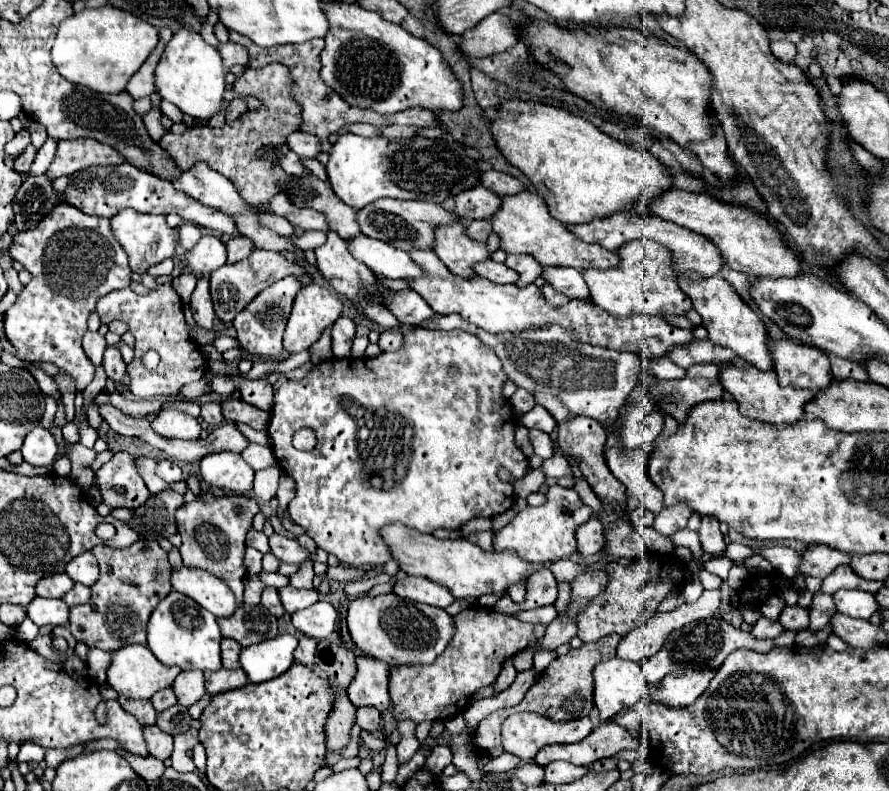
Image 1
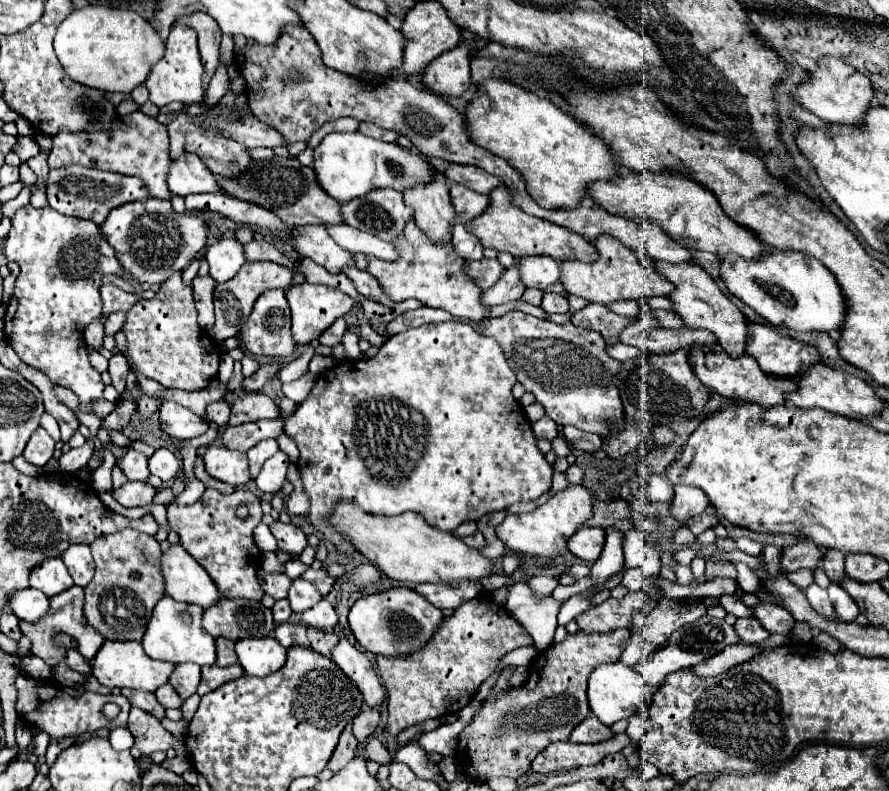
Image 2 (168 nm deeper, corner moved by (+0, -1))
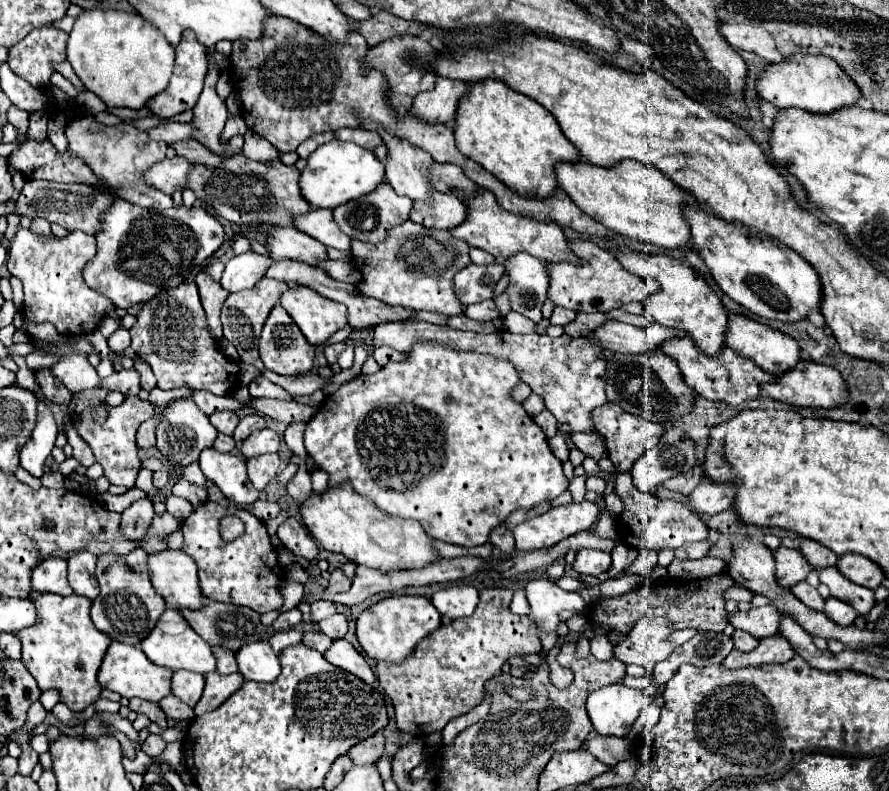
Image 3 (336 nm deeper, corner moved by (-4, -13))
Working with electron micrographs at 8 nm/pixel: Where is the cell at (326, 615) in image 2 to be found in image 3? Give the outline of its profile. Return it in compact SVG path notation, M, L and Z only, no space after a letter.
M336 613L336 615L320 621L318 627L320 627L320 631L326 633L330 639L340 639L340 637L344 637L344 635L348 633L348 619L346 619L346 615Z

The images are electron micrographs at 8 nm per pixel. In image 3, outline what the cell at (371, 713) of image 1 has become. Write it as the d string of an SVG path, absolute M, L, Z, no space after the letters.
M376 733L374 737L368 737L366 741L358 743L348 751L348 757L354 761L354 765L366 765L376 763L384 755L384 735Z

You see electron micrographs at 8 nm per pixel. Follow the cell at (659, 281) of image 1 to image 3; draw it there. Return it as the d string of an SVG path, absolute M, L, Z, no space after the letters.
M574 239L568 243L570 243L570 249L580 257L580 263L576 265L574 263L546 263L546 271L550 275L548 299L556 307L584 311L584 313L596 313L596 311L606 313L610 309L622 307L622 303L644 301L648 295L660 289L656 281L642 279L628 273L612 253L598 247L596 243L582 241L582 239Z

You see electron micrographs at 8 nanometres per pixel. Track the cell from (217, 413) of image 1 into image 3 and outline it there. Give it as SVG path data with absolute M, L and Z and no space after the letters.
M218 411L210 415L210 423L224 435L232 435L238 425L238 415L234 411Z

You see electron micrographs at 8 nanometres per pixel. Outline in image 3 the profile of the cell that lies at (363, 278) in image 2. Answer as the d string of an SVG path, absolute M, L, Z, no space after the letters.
M326 259L324 263L316 263L316 267L320 267L324 273L334 277L336 281L346 281L346 283L352 283L352 285L358 285L358 281L362 277L360 271L350 265L350 261L332 261L332 259Z

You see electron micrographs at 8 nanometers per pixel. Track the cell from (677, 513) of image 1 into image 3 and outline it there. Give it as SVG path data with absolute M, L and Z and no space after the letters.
M704 481L688 497L690 497L694 511L704 513L704 515L716 515L732 507L732 495L736 495L734 483Z

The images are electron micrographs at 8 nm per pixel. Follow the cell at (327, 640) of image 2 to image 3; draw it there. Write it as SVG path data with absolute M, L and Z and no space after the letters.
M308 631L308 633L304 633L302 643L304 643L304 645L308 645L308 647L312 647L312 649L316 649L316 651L320 651L320 653L324 653L324 651L330 647L332 639L328 639L328 635L324 635L324 633Z

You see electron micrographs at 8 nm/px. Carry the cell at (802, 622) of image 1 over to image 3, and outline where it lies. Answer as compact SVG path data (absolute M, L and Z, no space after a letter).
M772 605L758 607L758 609L750 609L750 611L728 613L726 617L728 617L728 623L734 629L748 631L756 639L762 639L762 637L768 637L768 635L776 635L778 633L780 613Z

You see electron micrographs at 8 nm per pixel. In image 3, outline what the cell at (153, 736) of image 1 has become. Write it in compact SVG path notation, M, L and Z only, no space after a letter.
M154 733L148 735L148 739L142 743L142 751L144 751L146 755L150 755L150 757L162 755L164 747L166 747L166 741L160 739L160 735L154 735Z

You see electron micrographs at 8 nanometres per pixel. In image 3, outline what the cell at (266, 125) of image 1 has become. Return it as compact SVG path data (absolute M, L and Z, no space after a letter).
M182 139L182 141L176 141L176 143L170 143L170 147L174 147L176 153L180 157L188 159L190 163L204 163L204 165L210 165L210 167L218 167L220 165L220 157L210 153L196 139Z

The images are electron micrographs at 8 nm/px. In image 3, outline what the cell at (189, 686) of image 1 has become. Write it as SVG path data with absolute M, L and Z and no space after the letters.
M176 671L172 675L172 693L186 705L194 707L204 691L204 675L190 671Z

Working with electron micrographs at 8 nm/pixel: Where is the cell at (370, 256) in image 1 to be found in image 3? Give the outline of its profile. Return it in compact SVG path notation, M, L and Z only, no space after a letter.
M312 209L308 215L296 215L294 227L318 239L326 247L334 247L340 251L350 249L350 237L344 235L340 227L334 223L330 209Z

